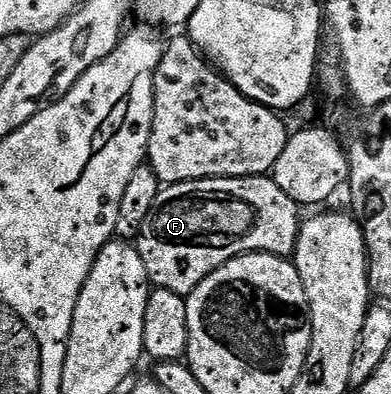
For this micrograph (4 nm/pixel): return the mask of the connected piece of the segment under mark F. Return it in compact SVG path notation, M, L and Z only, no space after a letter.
M258 176L256 178L204 178L194 182L180 182L174 186L165 186L159 192L159 196L153 205L153 211L147 216L141 233L135 239L135 245L143 256L143 264L149 273L149 281L154 287L170 290L182 296L188 296L207 275L215 272L223 264L230 262L232 258L238 258L240 254L292 255L297 249L297 238L301 234L301 224L303 221L302 215L299 216L297 213L299 213L297 203L293 202L291 196L287 196L287 192L283 192L283 188L279 188L279 184L275 184L272 177L269 176Z

